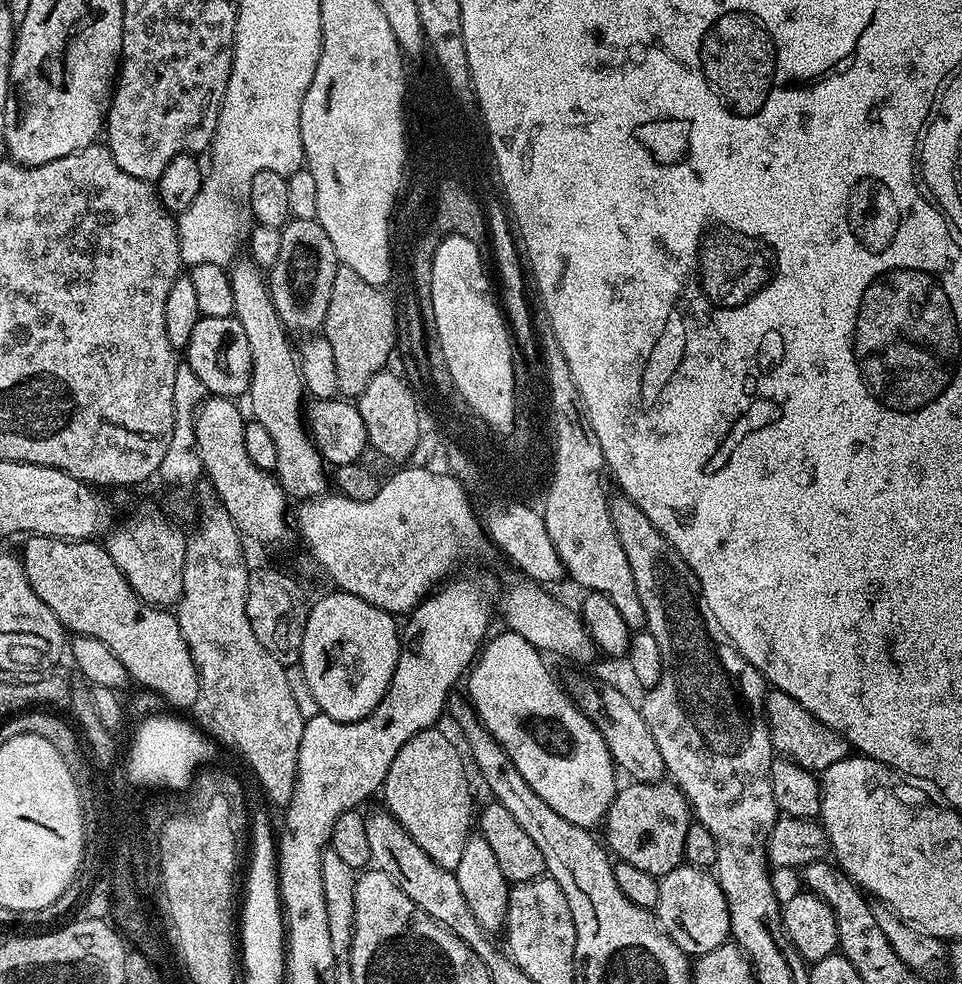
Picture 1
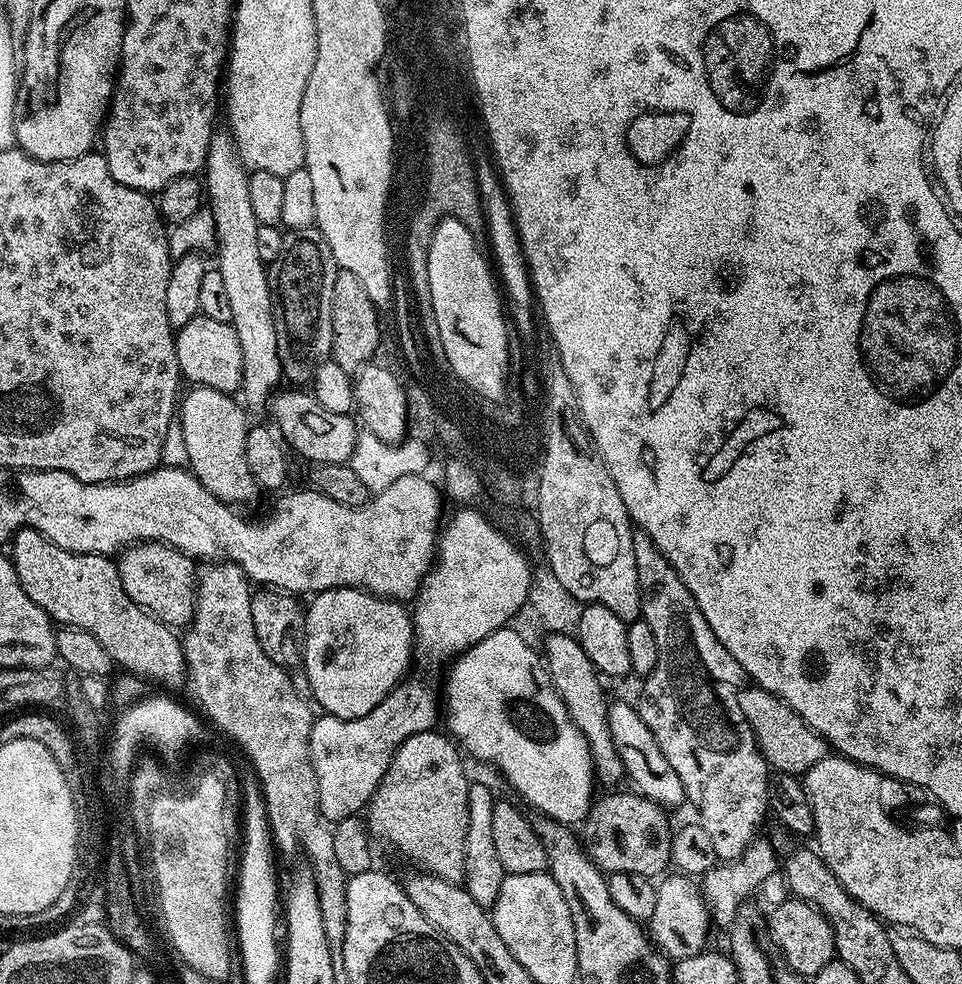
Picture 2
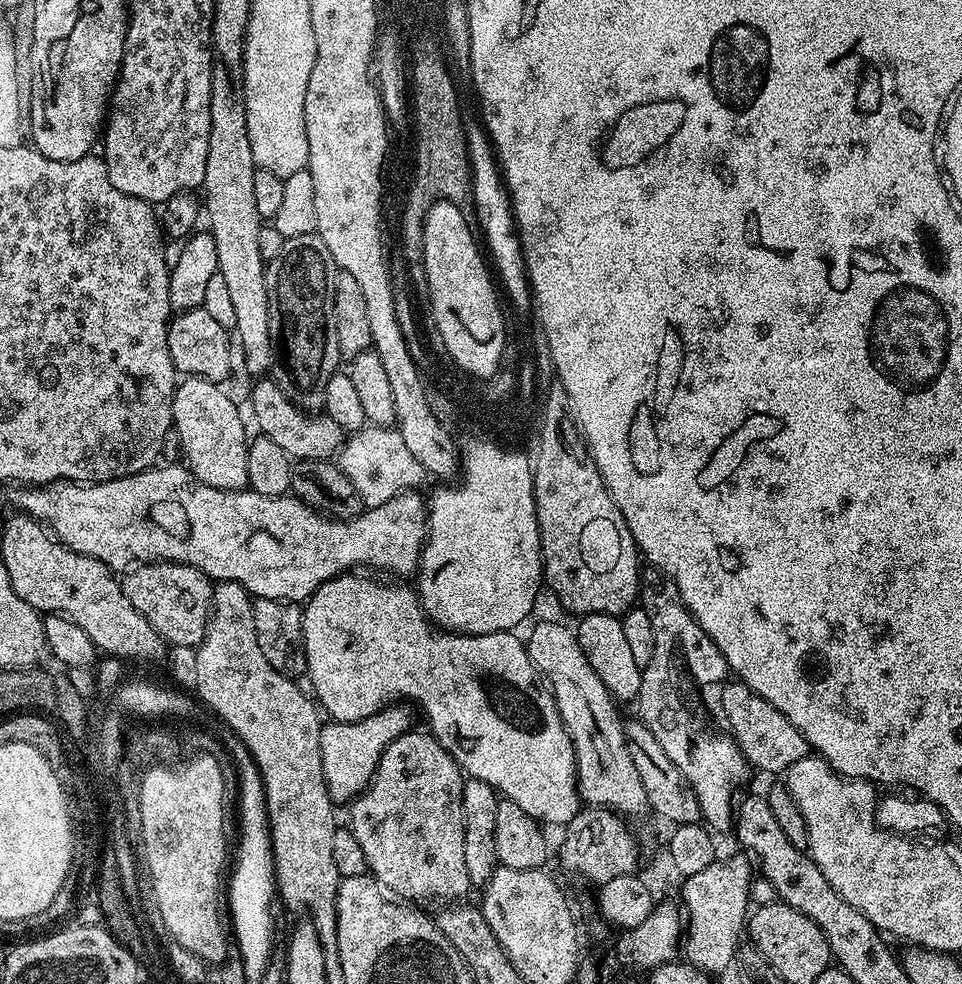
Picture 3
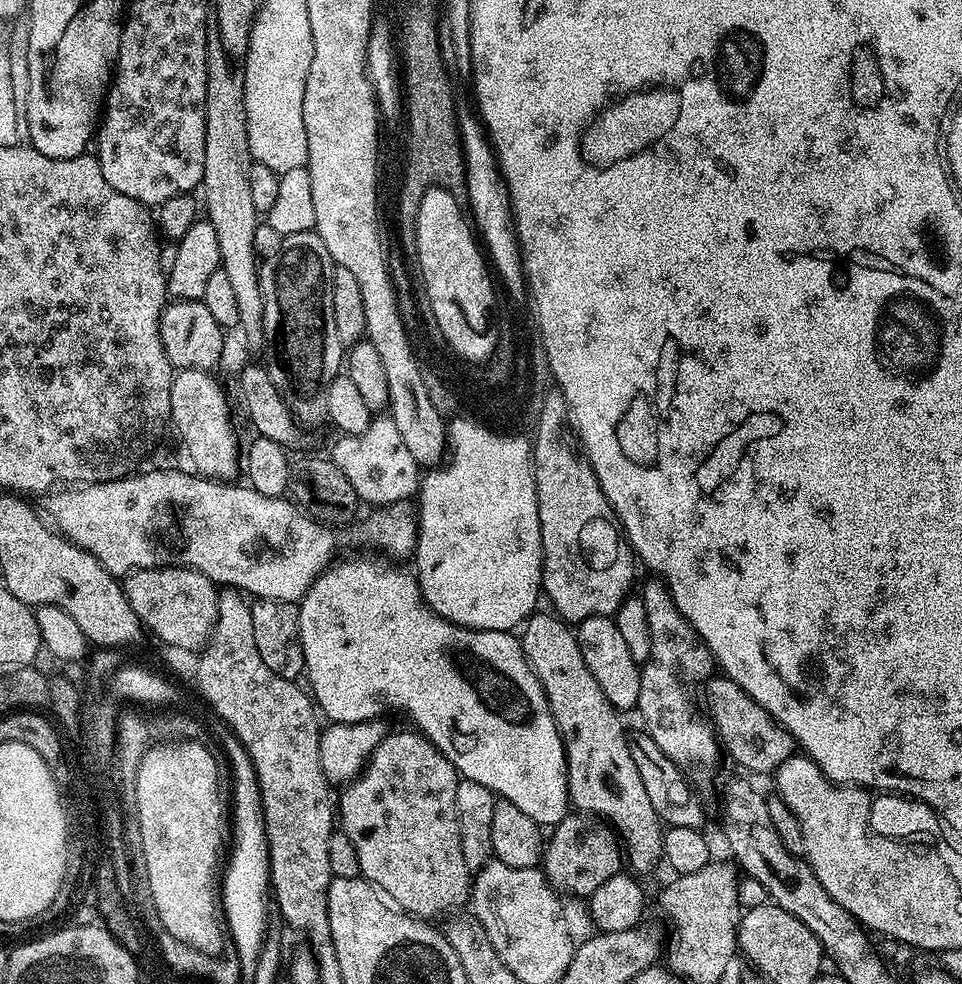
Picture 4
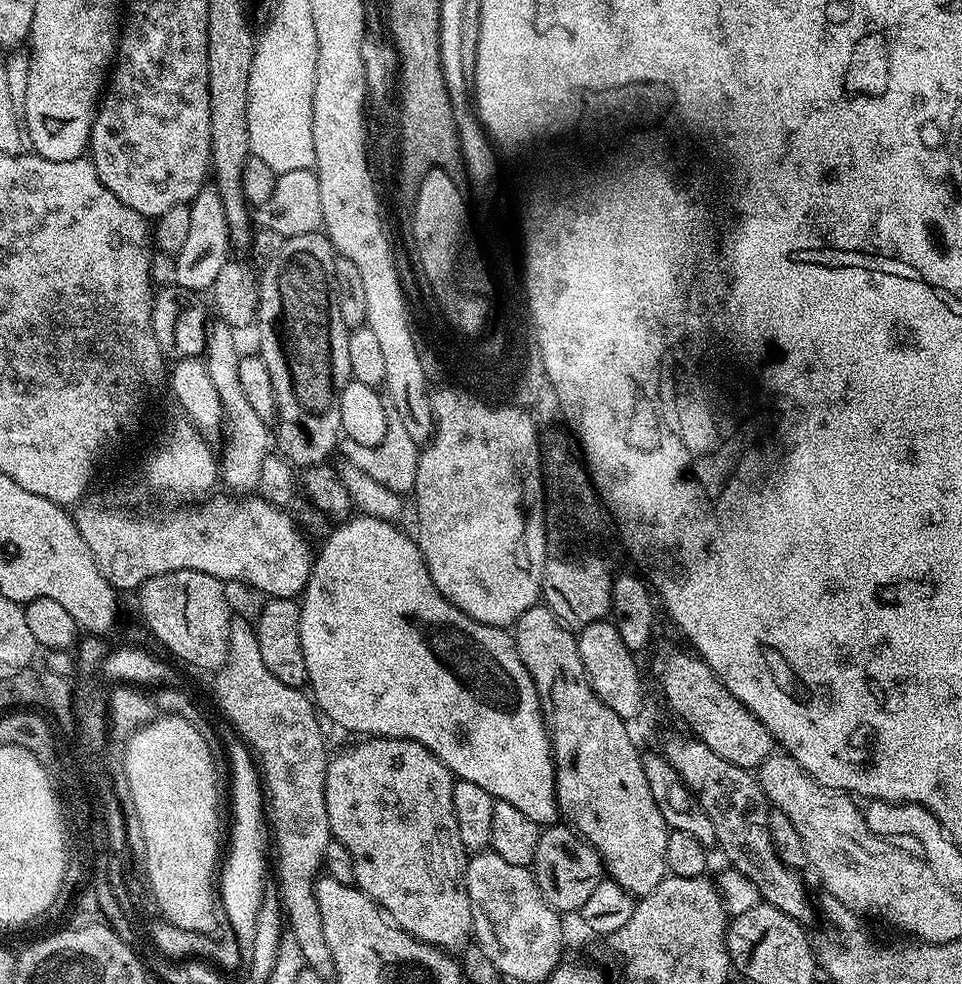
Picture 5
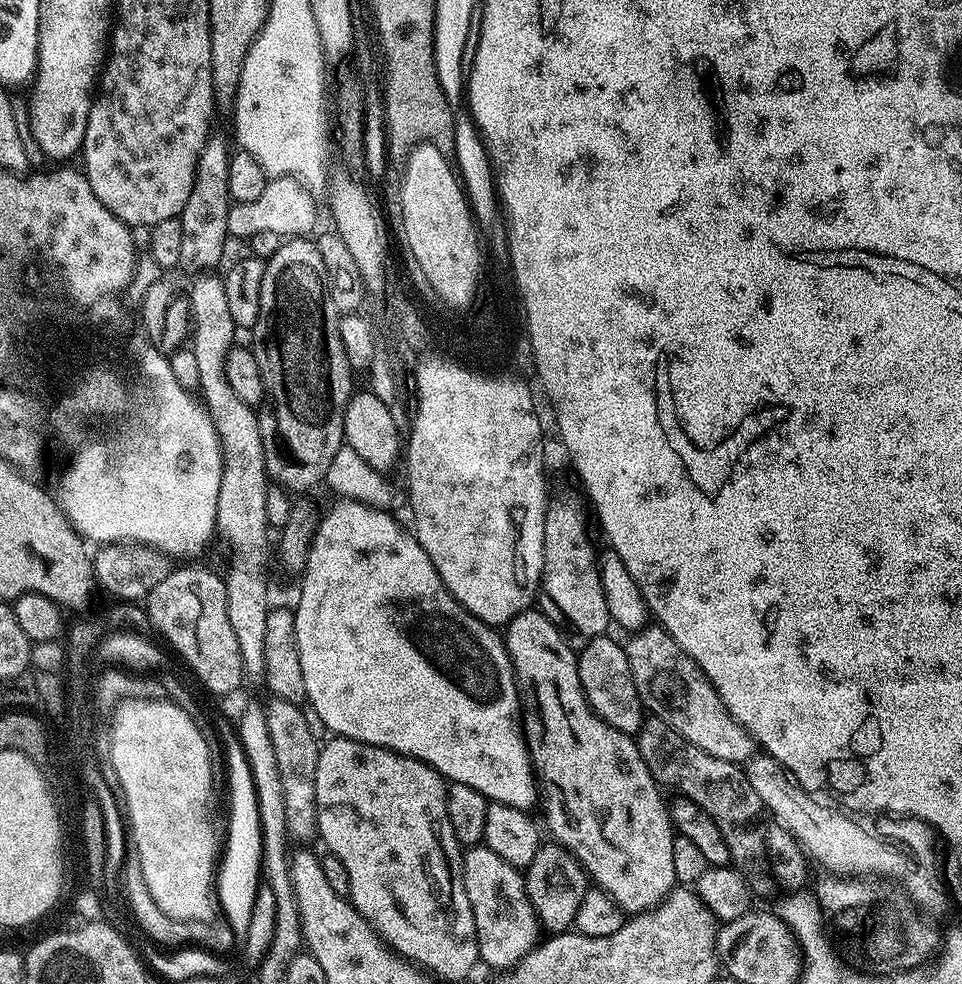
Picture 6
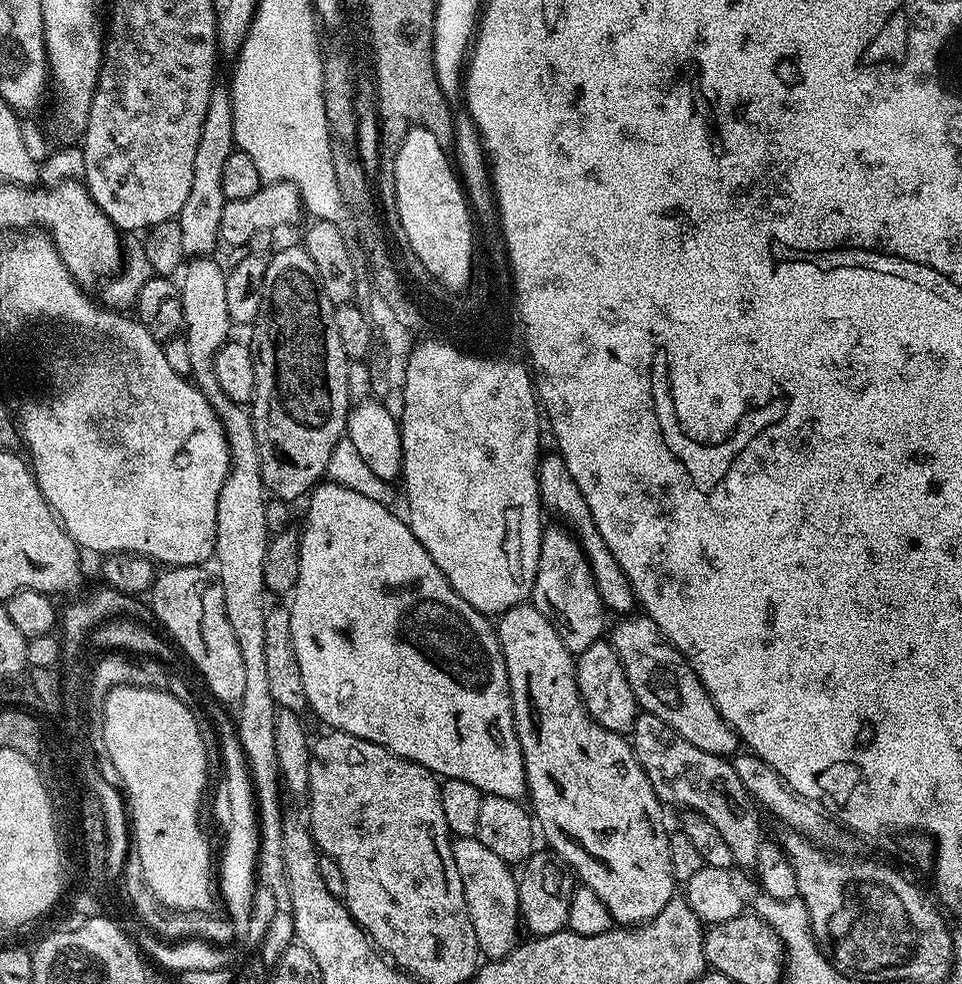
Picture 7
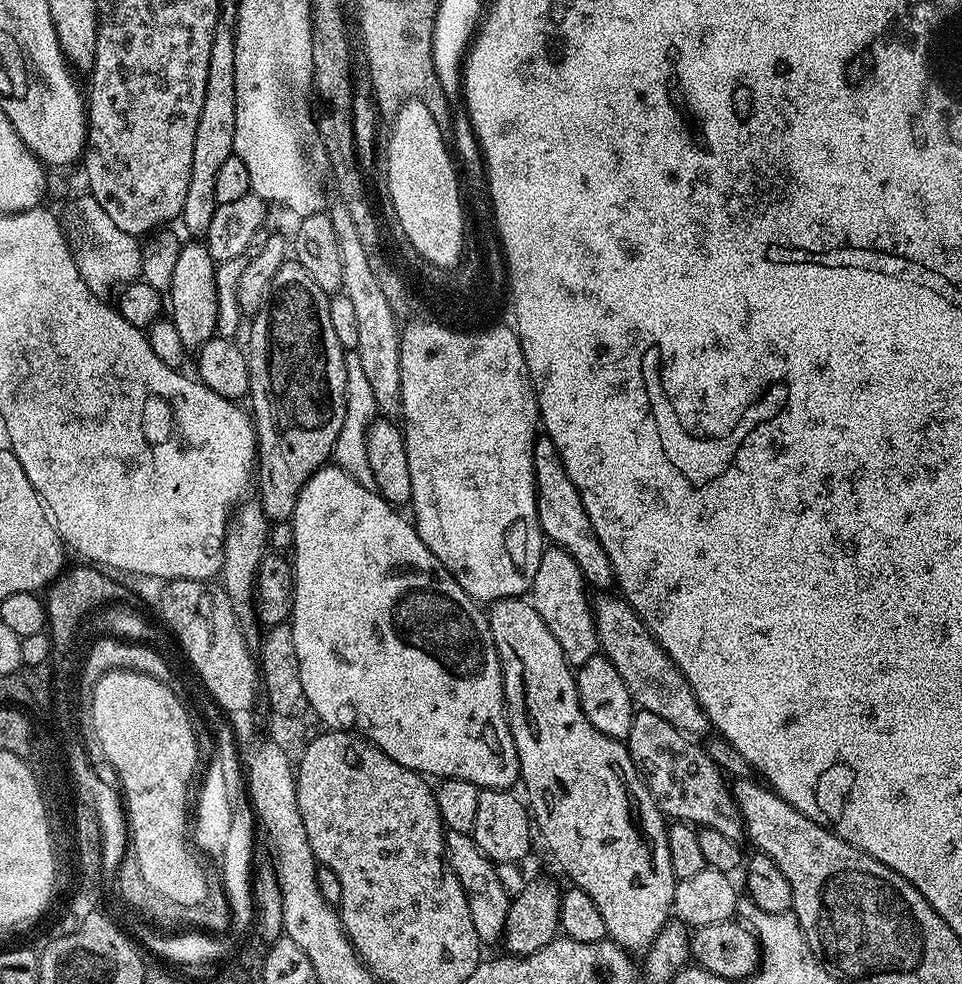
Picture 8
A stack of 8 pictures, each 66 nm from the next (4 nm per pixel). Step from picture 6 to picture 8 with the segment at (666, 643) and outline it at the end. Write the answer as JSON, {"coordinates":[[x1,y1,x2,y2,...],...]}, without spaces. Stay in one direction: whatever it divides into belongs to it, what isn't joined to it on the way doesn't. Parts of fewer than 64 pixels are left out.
{"coordinates":[[600,594,597,600,595,597,591,601,592,617,596,623,600,652,614,662,614,670,622,674,622,682,626,682,626,690,630,690,633,705,645,712,658,714,658,718,666,718,670,726,689,738,700,738,704,731,709,731,708,715,701,710,686,678,664,653,662,646,652,637,627,600,616,594,608,595,612,594]]}

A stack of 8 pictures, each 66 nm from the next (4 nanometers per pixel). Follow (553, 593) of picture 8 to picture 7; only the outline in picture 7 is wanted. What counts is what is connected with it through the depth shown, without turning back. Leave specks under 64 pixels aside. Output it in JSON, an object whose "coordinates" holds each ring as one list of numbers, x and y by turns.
{"coordinates":[[567,527,543,529,538,570,530,602,560,631,562,642,574,654,586,650,586,646,590,646,605,635,606,609,602,598,598,598,598,586,594,586,594,574,590,570,590,562,582,550,580,541]]}

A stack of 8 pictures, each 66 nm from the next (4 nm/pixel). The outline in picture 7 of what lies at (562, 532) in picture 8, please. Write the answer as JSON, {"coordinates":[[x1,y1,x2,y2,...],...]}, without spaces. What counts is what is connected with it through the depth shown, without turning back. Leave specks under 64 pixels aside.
{"coordinates":[[545,451,536,466,536,477,540,483,540,503,545,509,553,508,558,515,568,519,567,527,572,535,580,541,582,550,590,562,590,570,594,574,594,586,598,586,598,598,602,598,605,609,609,613,631,613,637,607,634,590,630,586,622,566,618,566,618,558,614,558,614,554,610,554,610,546,606,546,602,534,598,534,598,526,594,526,590,506,586,506,586,498,582,498,582,490,578,490,578,482,574,482,574,478,570,478,570,470,566,470,566,462,560,457,559,451,551,451]]}

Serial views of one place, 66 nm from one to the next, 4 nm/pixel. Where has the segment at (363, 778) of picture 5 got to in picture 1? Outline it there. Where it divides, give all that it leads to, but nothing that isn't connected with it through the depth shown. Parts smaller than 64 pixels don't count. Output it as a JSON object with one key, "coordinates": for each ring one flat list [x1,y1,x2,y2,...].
{"coordinates":[[427,728,424,732,414,734,402,750,398,750,398,758,390,762,390,770,384,779,382,797,383,807,426,850,426,854,438,866,449,870,455,870,462,858,462,850,466,850,468,837,474,832,474,812,472,816,472,788,468,785,468,776,464,773,465,757,452,745,448,736,443,736,436,728]]}

